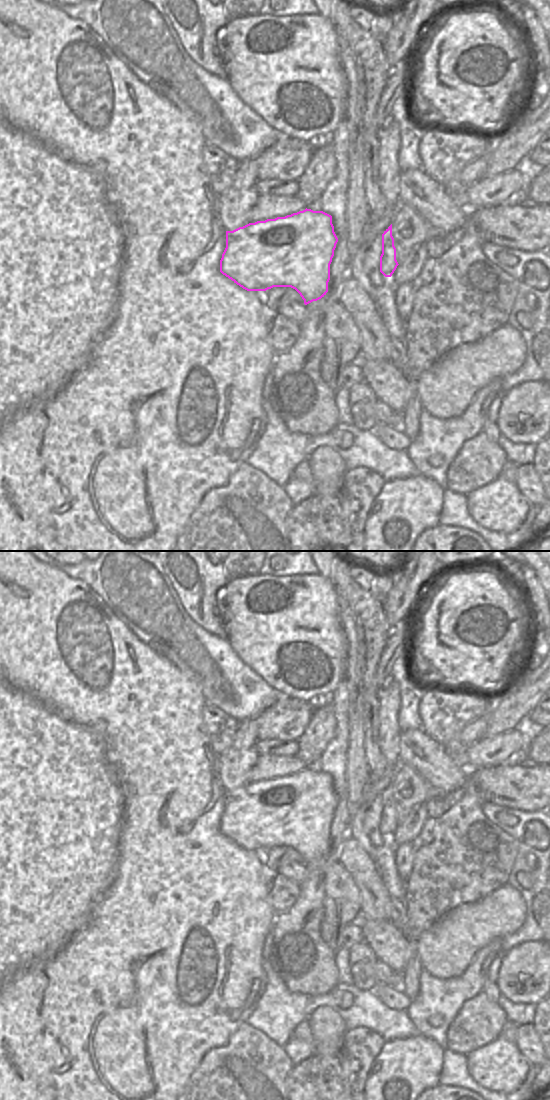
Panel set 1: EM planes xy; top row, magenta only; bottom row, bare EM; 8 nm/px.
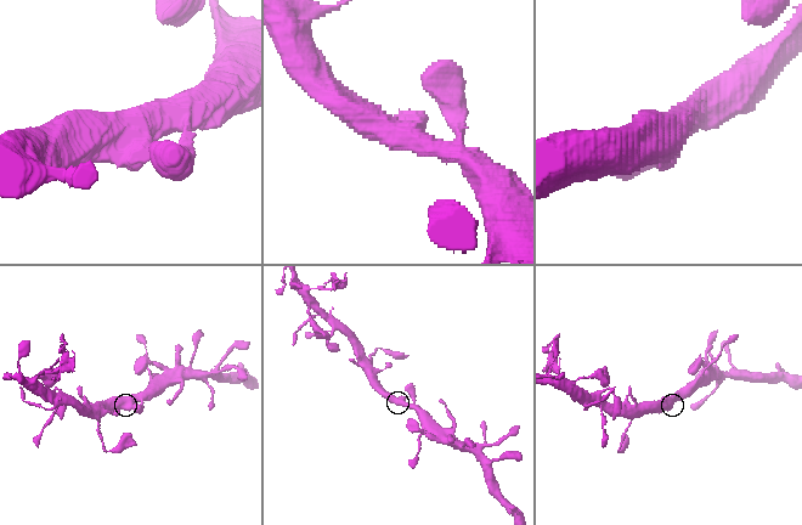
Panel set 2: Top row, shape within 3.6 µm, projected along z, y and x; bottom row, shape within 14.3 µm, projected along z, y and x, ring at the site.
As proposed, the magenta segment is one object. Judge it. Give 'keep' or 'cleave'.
keep

